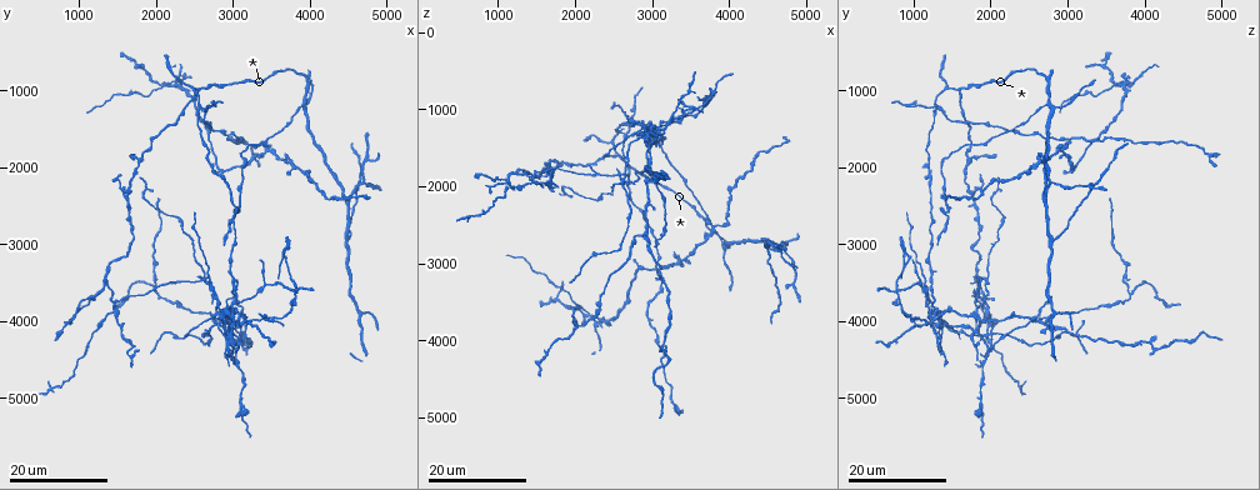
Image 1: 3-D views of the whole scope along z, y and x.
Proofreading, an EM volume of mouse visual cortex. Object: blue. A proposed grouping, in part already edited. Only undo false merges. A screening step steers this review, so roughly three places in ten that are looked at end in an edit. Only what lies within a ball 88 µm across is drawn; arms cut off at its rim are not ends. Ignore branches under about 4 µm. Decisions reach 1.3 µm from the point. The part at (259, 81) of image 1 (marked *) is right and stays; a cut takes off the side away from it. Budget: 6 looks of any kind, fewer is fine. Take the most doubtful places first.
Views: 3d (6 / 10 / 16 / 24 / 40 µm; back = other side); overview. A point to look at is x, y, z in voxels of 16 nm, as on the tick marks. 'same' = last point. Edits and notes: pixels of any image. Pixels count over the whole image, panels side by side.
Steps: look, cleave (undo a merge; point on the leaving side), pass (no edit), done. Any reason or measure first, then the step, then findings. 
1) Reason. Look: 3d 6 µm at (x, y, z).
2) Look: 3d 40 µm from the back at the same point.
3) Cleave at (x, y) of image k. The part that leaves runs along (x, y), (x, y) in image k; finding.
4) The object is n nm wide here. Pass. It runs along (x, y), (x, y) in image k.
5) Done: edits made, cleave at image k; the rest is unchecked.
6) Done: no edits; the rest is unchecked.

Branch point. Look: 3d 16 µm at (1450, 3800, 1900).

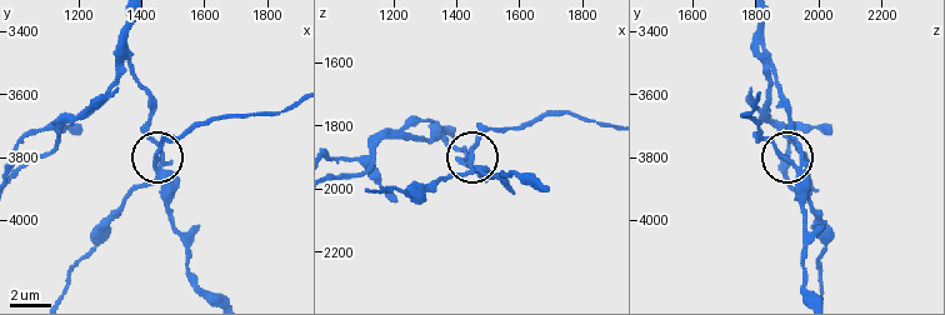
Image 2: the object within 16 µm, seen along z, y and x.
Closer look. Look: 3d 6 µm at (1450, 3810, 1900).

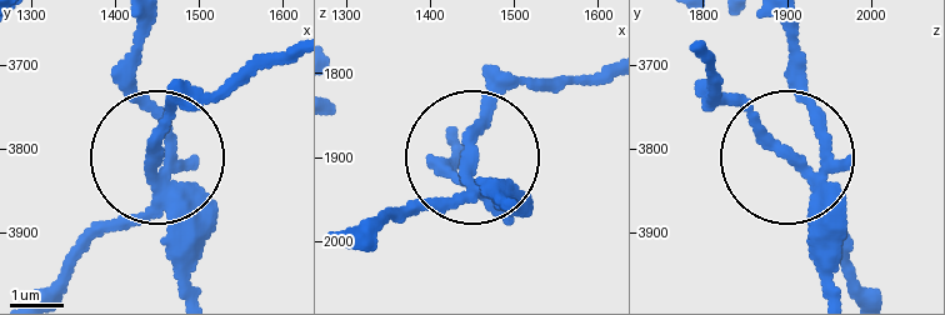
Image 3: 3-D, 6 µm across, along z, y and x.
Cleave at (180, 270) of image 3. The part that leaves runs along (164, 188), (168, 111), (285, 63) in image 3; two cells meet here.

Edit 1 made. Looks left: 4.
Three arms meet. Look: 3d 16 µm at (3050, 3750, 1250).

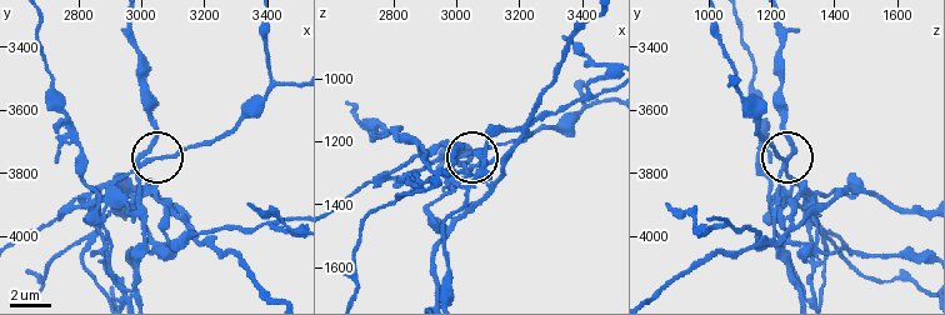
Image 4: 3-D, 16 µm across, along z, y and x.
Look: 3d 6 µm at (3020, 3740, 1260).

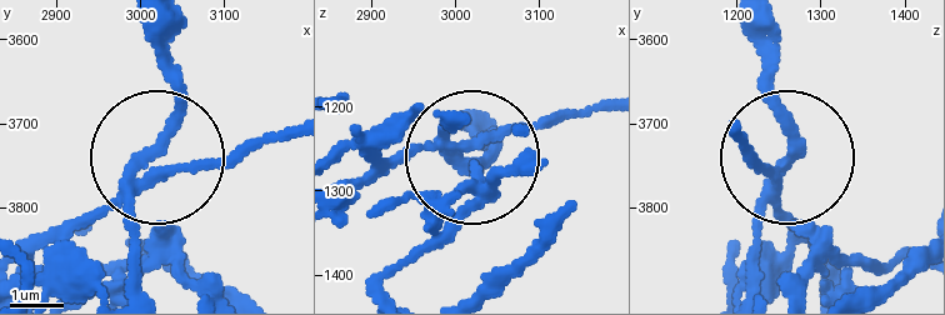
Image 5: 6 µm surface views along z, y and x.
The side arm is 29 µm long. Cleave at (159, 228) of image 5. A second cell is stuck on.

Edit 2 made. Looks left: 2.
Done: edits made, cleave at image 3, cleave at image 5; the rest is unchecked.

